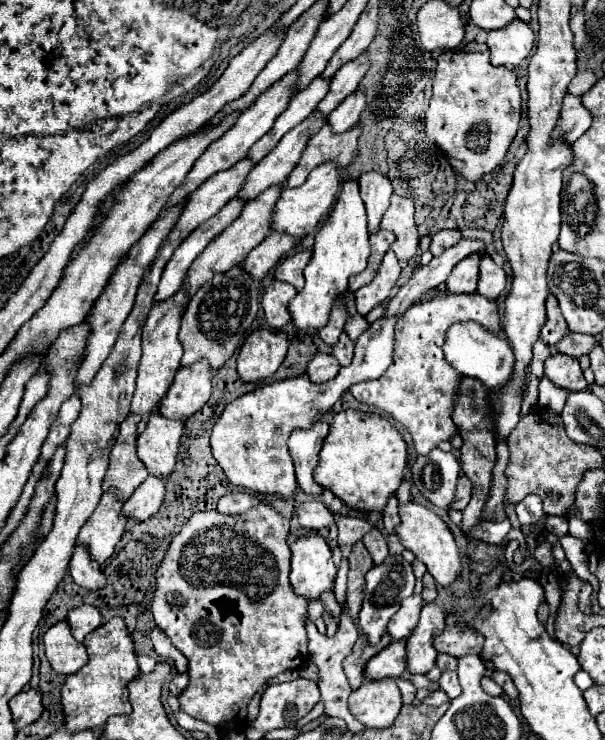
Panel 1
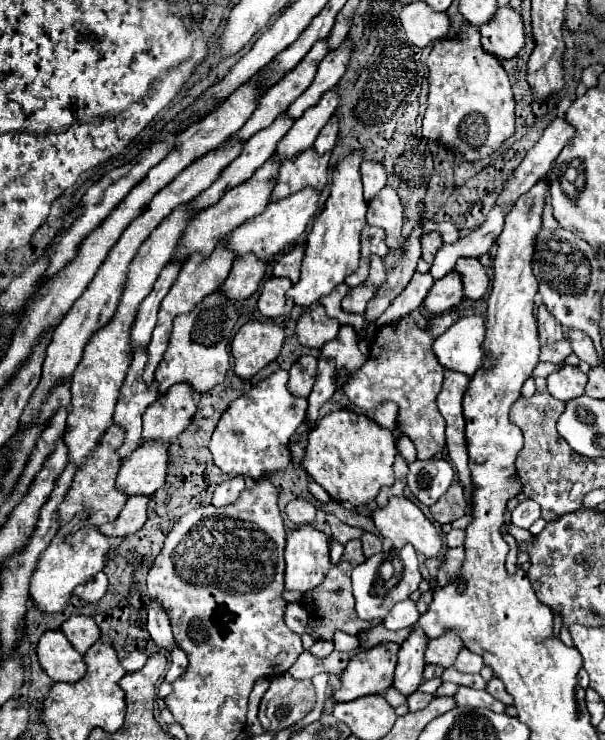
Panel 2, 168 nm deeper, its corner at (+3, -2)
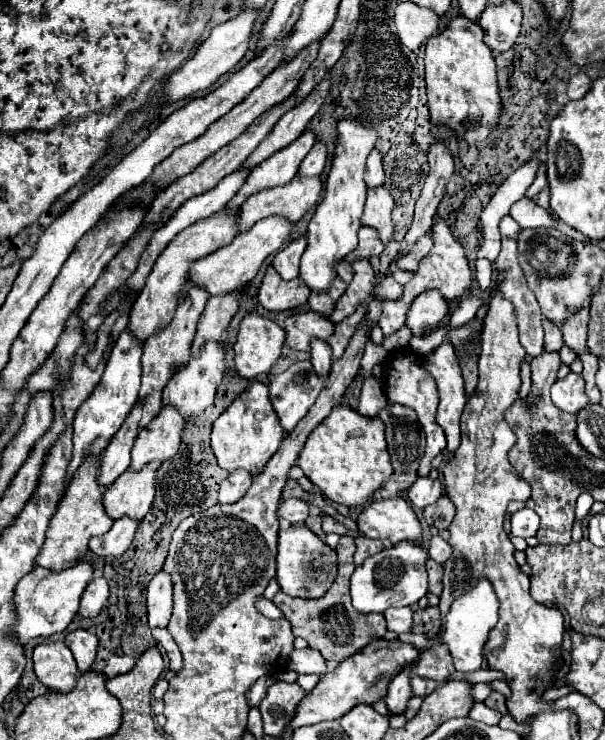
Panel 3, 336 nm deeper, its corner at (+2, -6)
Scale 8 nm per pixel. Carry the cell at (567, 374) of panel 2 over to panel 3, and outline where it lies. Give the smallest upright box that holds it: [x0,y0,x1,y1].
[552,372,588,414]

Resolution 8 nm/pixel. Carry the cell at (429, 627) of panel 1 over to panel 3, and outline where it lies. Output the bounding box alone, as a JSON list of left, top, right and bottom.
[384,666,412,718]

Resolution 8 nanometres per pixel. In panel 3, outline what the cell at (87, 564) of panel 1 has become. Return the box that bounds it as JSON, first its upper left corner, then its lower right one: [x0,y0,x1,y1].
[78,576,108,618]

